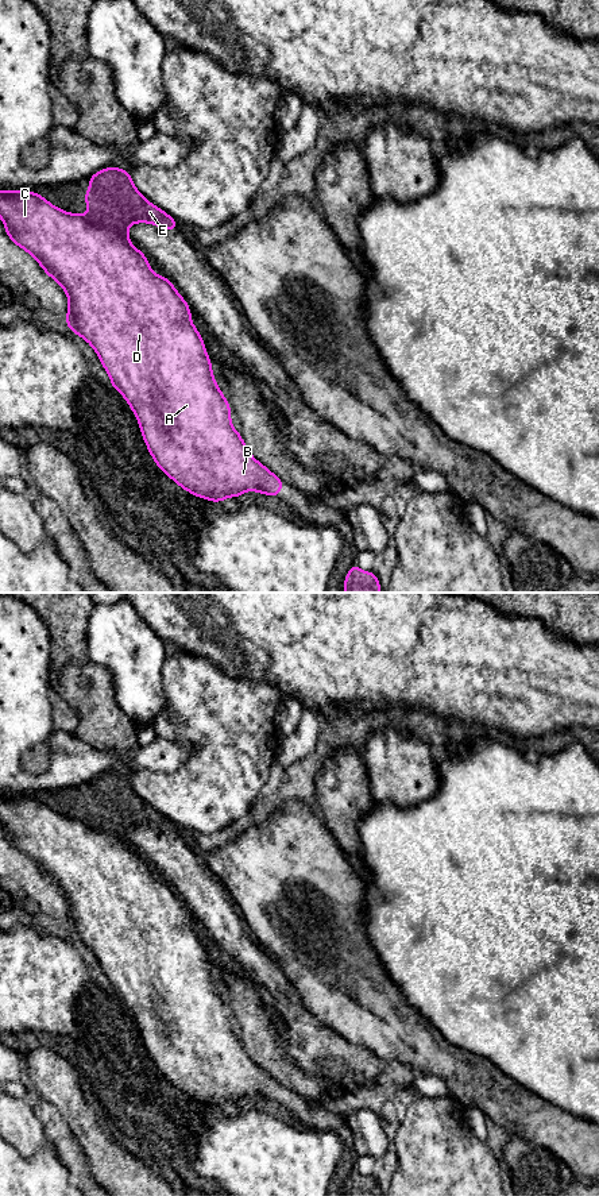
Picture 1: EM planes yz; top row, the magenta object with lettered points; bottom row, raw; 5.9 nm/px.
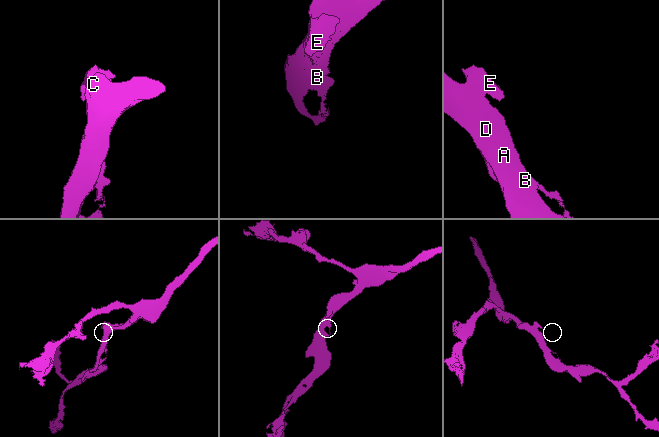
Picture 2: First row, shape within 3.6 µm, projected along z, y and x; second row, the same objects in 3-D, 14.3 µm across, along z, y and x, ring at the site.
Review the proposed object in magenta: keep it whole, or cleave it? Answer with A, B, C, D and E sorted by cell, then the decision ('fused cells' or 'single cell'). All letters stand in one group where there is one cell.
groups A B C D / E; fused cells

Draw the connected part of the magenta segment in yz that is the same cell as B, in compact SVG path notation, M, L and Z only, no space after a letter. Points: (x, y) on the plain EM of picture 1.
M0 795L0 823L9 844L30 857L66 896L66 931L94 953L112 992L131 1011L152 1064L166 1080L188 1097L213 1107L241 1102L247 1095L273 1102L281 1097L283 1087L250 1058L232 1031L229 1007L213 983L210 964L192 929L188 907L166 881L151 875L143 857L117 838L89 829L85 821L63 817L36 796Z

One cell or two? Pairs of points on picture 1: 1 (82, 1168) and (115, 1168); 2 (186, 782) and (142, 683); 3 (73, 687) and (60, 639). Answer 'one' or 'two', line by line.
1: two
2: two
3: two

